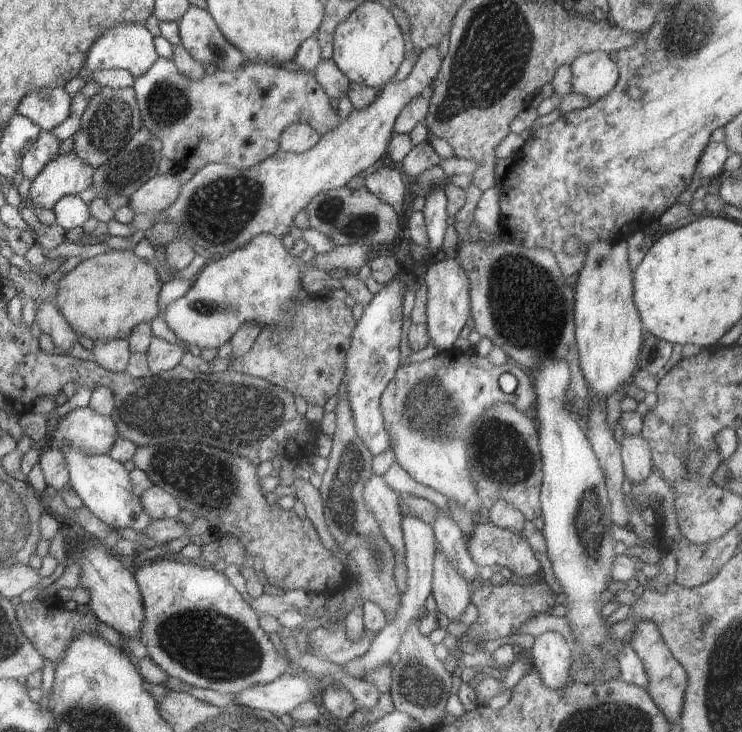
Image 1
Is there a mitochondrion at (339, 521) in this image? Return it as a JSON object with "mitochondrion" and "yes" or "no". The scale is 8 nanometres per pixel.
{"mitochondrion":"no"}

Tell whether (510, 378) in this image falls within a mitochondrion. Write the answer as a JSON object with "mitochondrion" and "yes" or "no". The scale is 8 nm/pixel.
{"mitochondrion":"no"}

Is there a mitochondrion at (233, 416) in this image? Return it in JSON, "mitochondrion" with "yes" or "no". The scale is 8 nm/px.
{"mitochondrion":"yes"}

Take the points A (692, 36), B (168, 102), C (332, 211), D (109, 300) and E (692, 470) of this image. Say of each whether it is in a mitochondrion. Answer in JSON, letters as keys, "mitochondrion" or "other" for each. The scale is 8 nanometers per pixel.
{"A":"mitochondrion","B":"mitochondrion","C":"mitochondrion","D":"other","E":"mitochondrion"}

